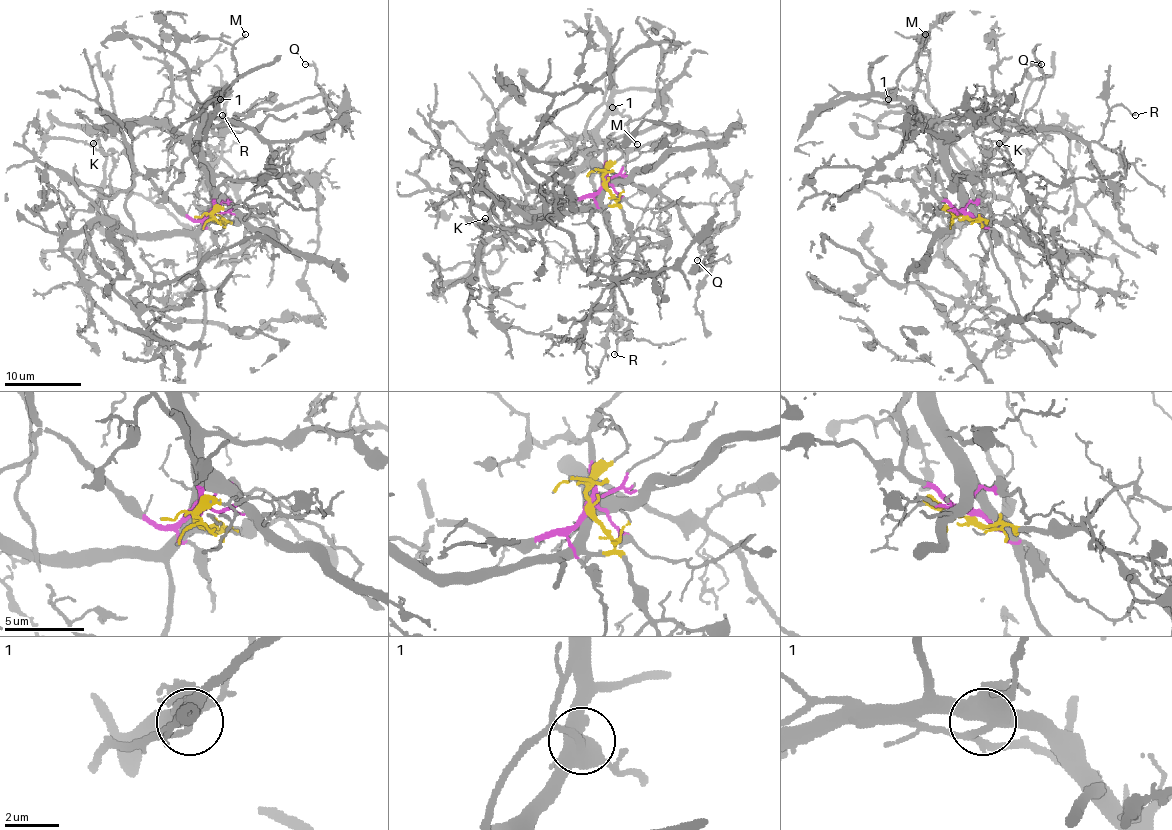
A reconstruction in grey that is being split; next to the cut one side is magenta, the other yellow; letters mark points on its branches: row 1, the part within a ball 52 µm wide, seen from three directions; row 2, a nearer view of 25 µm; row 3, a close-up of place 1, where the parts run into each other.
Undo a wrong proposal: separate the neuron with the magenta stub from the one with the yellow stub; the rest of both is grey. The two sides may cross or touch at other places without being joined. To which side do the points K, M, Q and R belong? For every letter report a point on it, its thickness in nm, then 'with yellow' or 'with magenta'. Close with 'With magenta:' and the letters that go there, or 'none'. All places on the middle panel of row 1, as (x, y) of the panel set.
K: (485, 218) | 150 nm | with yellow
M: (637, 144) | 160 nm | with magenta
Q: (697, 260) | 130 nm | with yellow
R: (614, 354) | 110 nm | with yellow
With magenta: M

